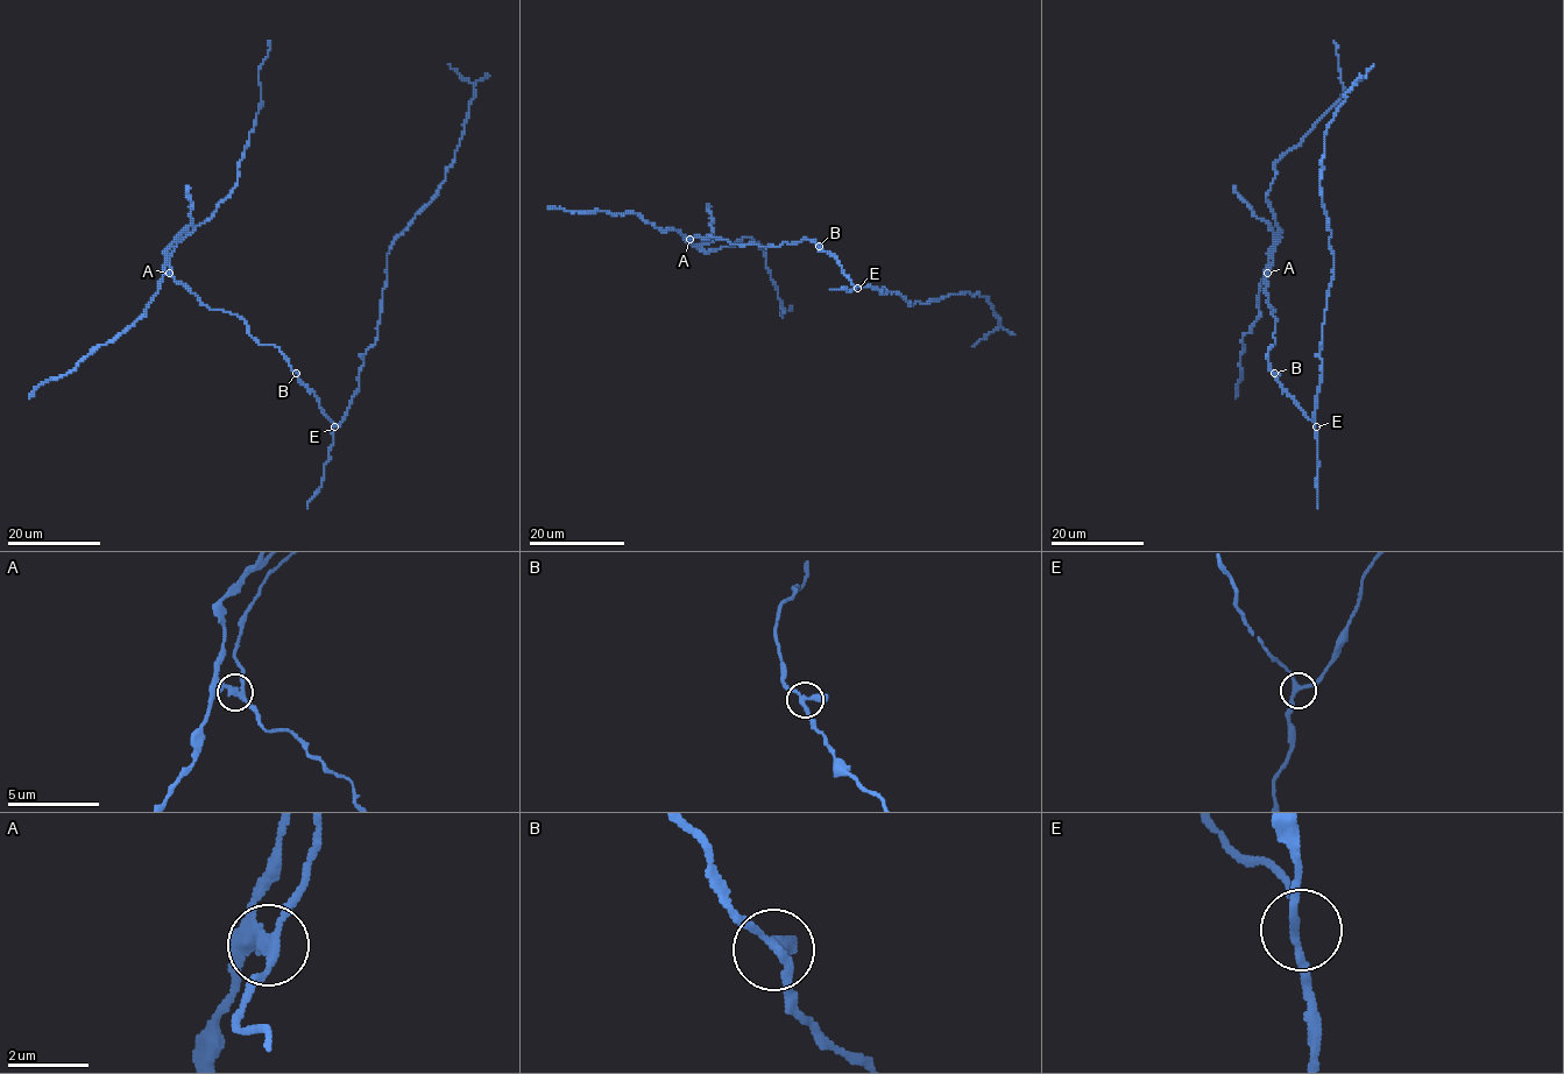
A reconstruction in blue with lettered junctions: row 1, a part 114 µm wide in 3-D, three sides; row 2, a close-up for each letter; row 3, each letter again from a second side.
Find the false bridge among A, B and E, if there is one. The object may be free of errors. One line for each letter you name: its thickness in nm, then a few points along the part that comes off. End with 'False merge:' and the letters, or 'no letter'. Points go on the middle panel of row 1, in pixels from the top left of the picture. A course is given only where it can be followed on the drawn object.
A: 190 nm | (690, 239), (676, 230), (660, 231), (637, 214), (568, 212), (549, 206)
False merge: A

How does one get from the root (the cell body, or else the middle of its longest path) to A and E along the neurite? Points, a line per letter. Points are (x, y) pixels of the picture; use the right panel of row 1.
A: (1280, 382), (1267, 360), (1275, 327), (1273, 309), (1266, 301), (1264, 278), (1267, 273)
E: (1280, 382), (1316, 426)

